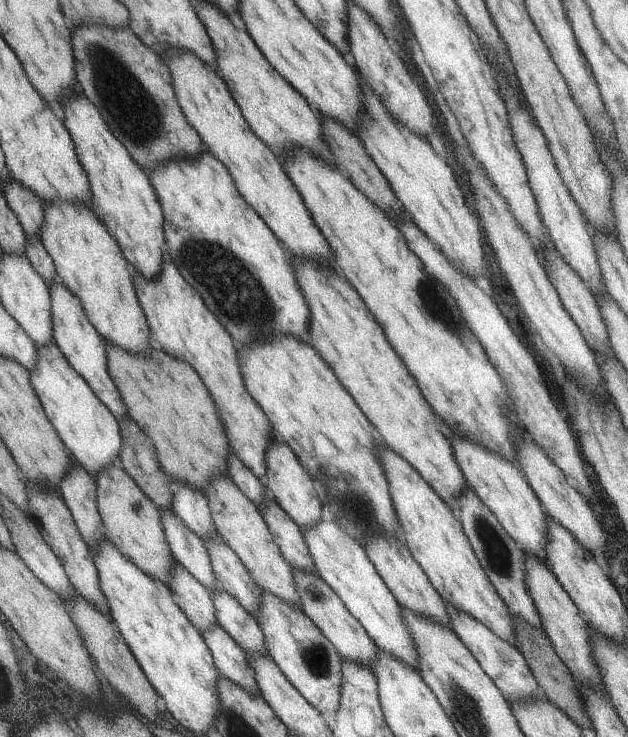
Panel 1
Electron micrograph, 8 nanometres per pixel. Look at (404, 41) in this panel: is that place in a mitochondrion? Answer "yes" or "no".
no

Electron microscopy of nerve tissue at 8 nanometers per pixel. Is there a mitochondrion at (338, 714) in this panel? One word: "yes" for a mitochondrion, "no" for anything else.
no

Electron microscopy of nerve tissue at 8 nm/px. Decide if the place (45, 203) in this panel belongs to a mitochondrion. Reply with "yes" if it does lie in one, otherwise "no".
no

